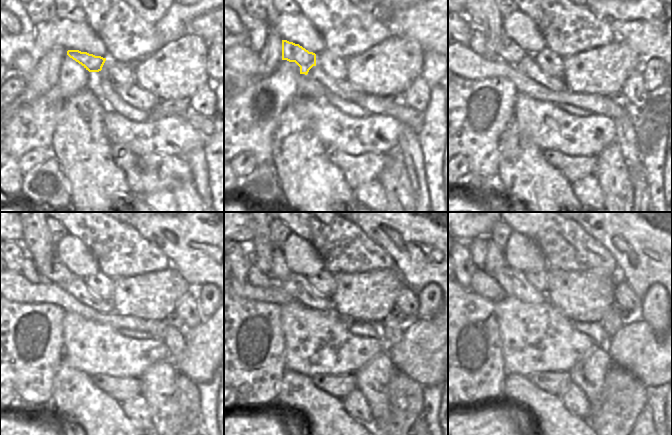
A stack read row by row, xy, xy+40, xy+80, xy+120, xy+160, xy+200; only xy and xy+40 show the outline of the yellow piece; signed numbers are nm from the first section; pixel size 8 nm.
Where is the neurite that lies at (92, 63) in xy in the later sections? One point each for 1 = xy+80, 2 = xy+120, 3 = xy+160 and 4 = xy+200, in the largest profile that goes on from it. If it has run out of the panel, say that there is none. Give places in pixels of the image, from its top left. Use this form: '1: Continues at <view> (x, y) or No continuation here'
1: Continues at xy+80 (511, 53)
2: Continues at xy+120 (62, 275)
3: Continues at xy+160 (278, 262)
4: Continues at xy+200 (495, 260).

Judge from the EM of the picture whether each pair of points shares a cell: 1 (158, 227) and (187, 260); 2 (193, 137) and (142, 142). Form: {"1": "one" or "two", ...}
{"1": "one", "2": "one"}

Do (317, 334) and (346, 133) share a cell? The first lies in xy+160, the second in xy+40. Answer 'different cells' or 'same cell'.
same cell

